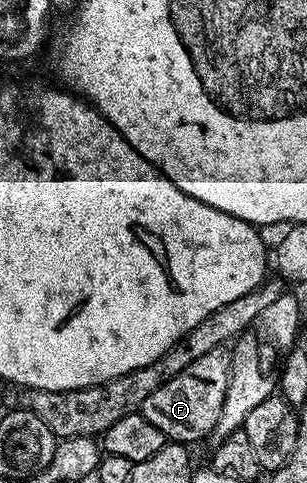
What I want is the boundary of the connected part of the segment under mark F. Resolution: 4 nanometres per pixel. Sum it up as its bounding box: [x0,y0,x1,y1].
[141,347,231,445]

